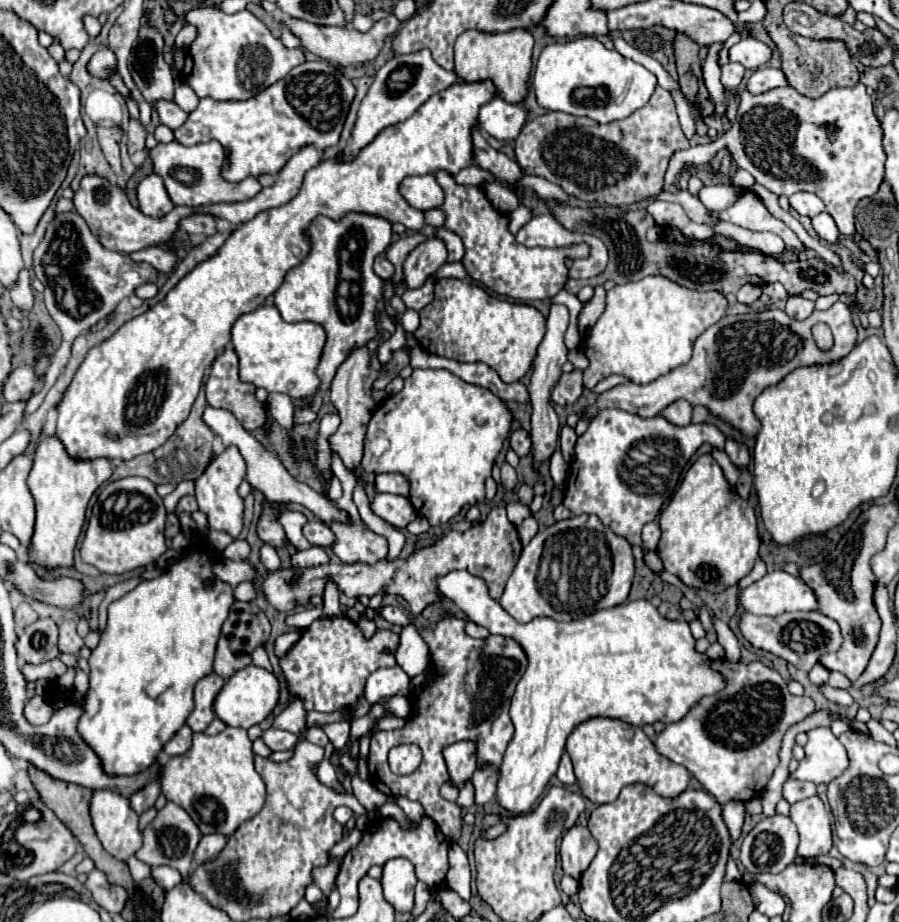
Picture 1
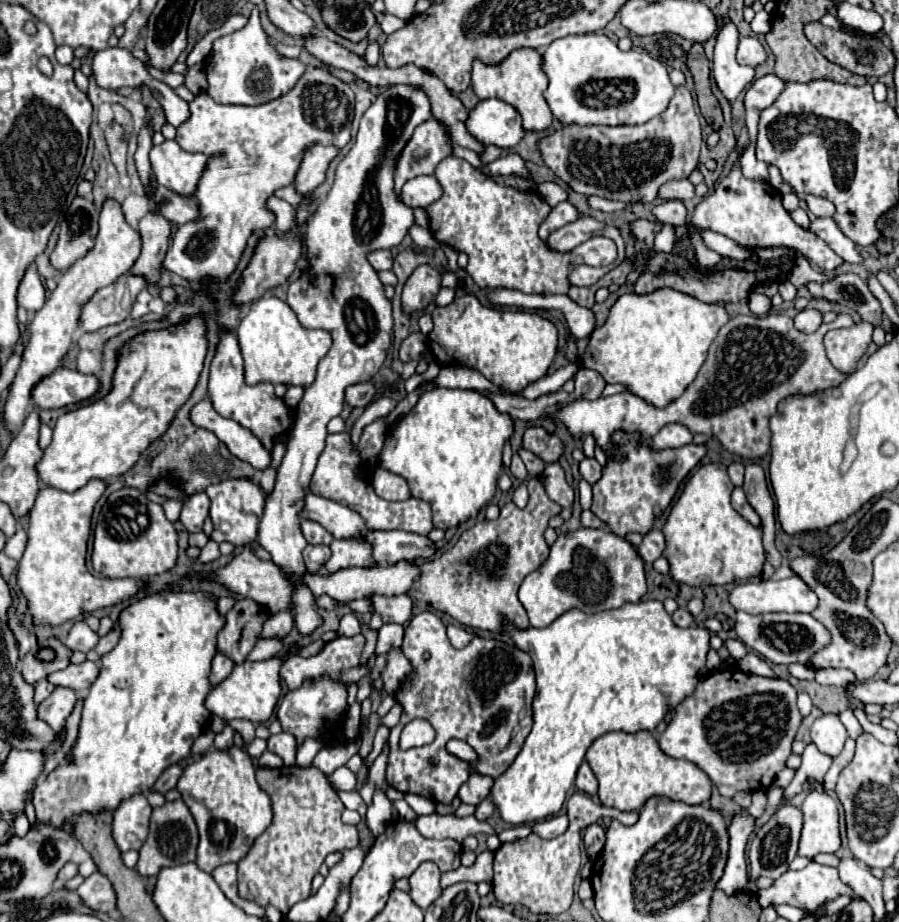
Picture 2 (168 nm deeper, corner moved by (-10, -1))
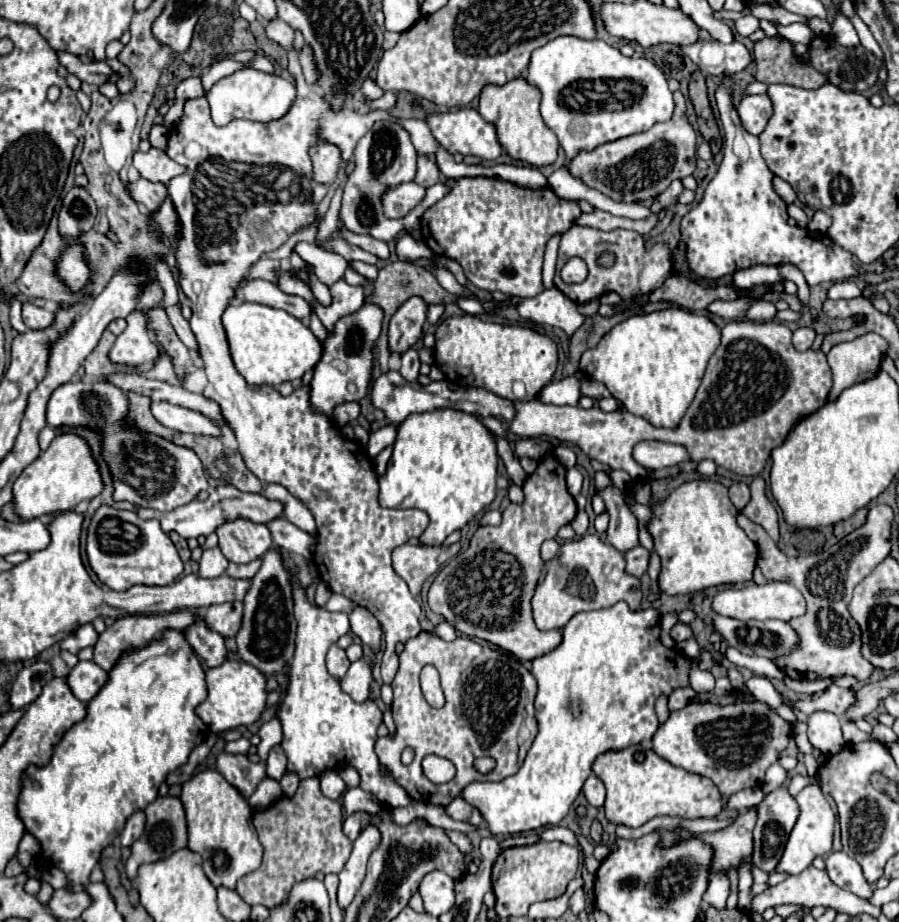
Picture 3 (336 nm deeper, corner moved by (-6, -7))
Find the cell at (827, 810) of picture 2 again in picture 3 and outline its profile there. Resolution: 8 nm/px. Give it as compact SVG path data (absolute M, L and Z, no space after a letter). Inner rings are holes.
M812 778L812 784L806 786L796 796L796 802L800 804L800 816L796 820L794 830L788 836L782 858L776 866L776 872L784 872L784 874L790 874L790 876L800 874L804 868L808 868L816 856L826 856L830 852L830 848L832 848L832 830L834 830L834 820L836 820L828 800L824 798L824 794L822 794L822 790L816 782L816 778Z

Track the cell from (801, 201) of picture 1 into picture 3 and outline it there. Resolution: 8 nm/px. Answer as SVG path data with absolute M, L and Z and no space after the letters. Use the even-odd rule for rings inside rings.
M818 210L814 214L814 218L808 222L808 230L812 230L812 232L826 232L830 228L830 224L832 224L832 218Z

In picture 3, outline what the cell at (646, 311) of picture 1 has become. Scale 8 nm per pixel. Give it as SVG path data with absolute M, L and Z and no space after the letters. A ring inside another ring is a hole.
M668 308L662 312L652 312L644 316L632 316L620 324L616 324L596 348L590 348L582 354L580 370L598 382L602 382L616 400L624 404L624 408L636 416L646 418L650 424L658 428L676 428L684 418L688 406L692 404L696 390L702 382L704 370L708 366L710 356L720 346L720 330L706 316L696 316L692 312L684 312L680 308Z

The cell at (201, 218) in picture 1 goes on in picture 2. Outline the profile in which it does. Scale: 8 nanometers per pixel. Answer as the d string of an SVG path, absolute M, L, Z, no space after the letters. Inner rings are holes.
M174 192L166 194L164 216L174 224L186 224L196 220L200 214L198 202L192 196L176 196Z

